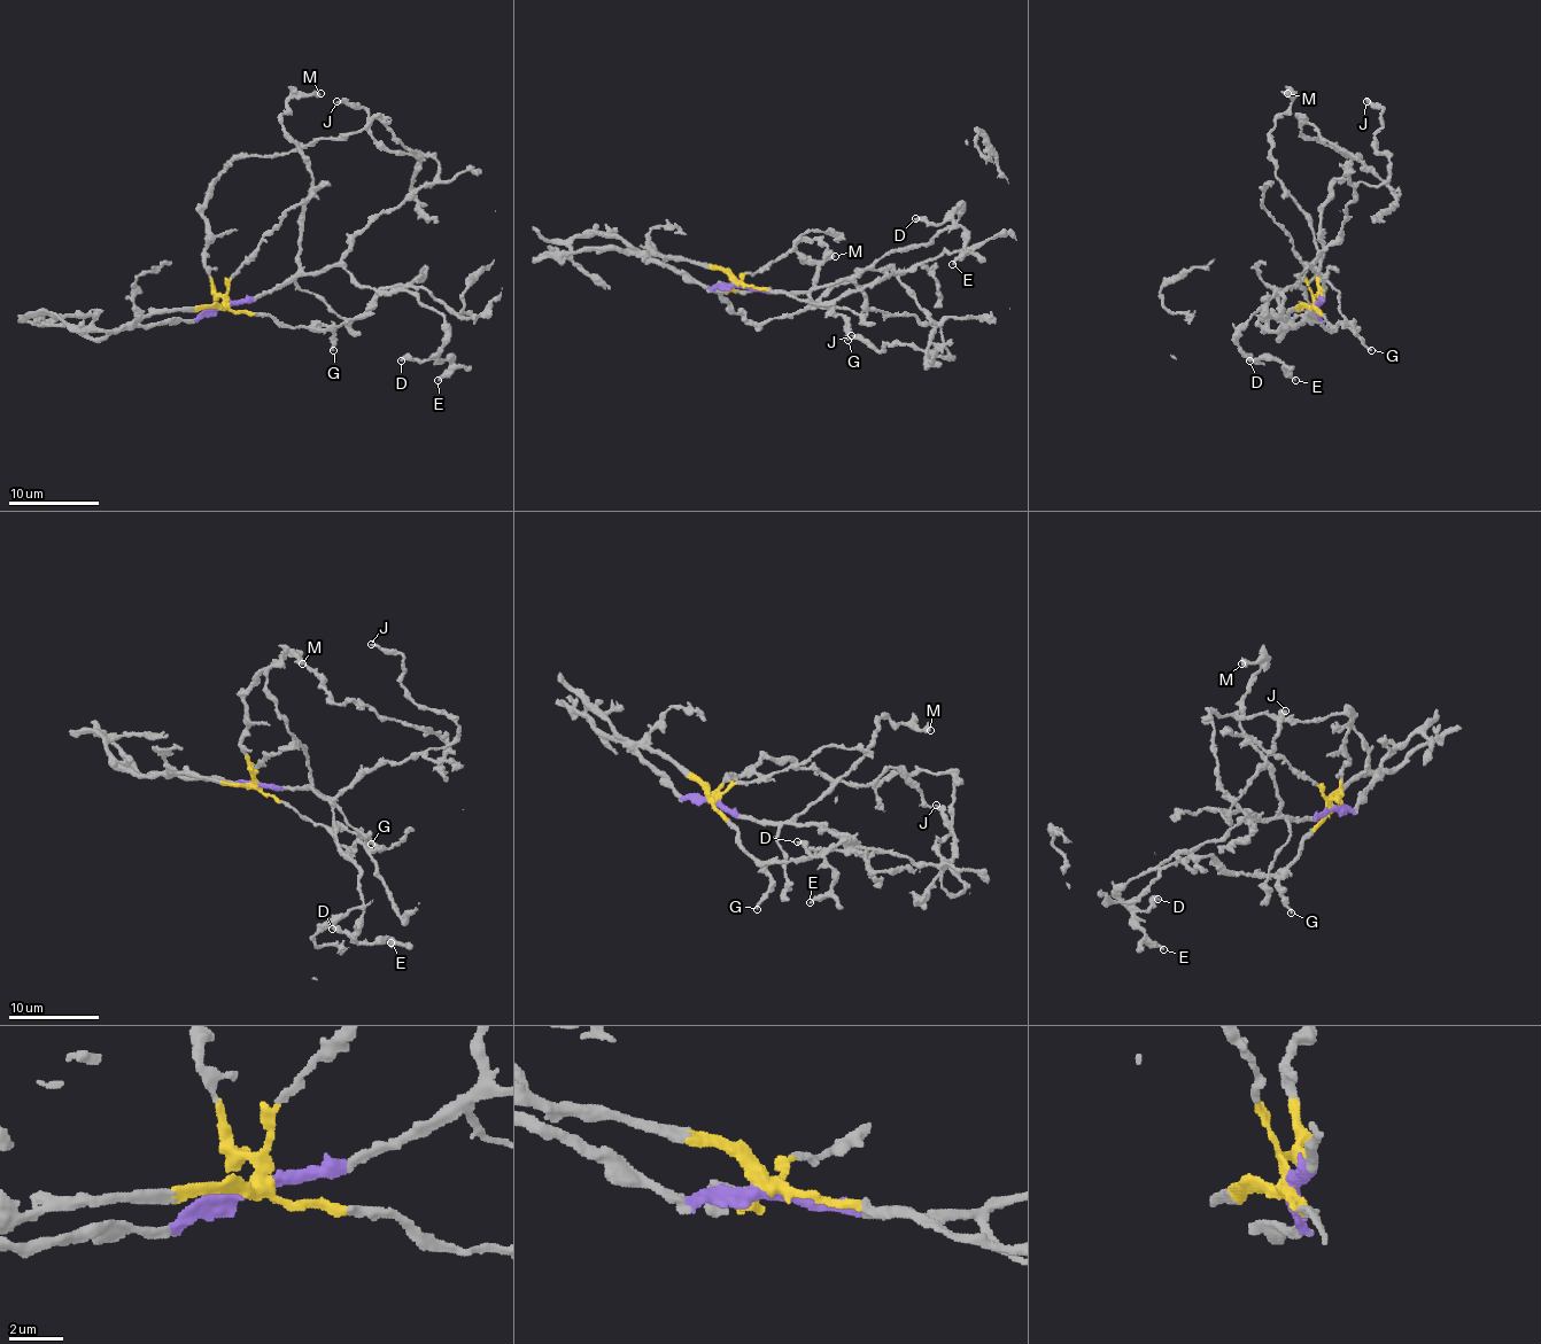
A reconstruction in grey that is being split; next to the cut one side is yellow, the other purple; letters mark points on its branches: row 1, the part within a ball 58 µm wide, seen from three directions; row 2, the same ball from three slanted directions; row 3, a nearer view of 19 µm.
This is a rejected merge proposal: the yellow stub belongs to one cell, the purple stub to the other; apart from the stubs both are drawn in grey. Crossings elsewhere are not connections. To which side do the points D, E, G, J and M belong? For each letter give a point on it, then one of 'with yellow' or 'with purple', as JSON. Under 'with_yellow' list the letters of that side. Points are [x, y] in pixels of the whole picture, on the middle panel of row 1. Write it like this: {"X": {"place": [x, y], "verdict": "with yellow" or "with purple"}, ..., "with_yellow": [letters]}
{"D": {"place": [915, 218], "verdict": "with purple"}, "E": {"place": [952, 264], "verdict": "with purple"}, "G": {"place": [848, 340], "verdict": "with yellow"}, "J": {"place": [851, 335], "verdict": "with purple"}, "M": {"place": [835, 256], "verdict": "with purple"}, "with_yellow": ["G"]}

